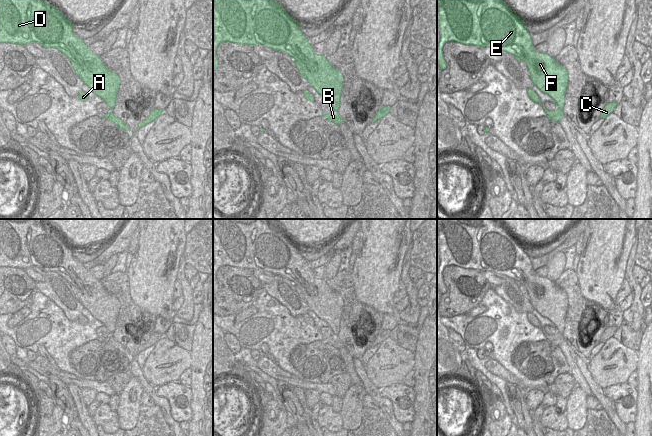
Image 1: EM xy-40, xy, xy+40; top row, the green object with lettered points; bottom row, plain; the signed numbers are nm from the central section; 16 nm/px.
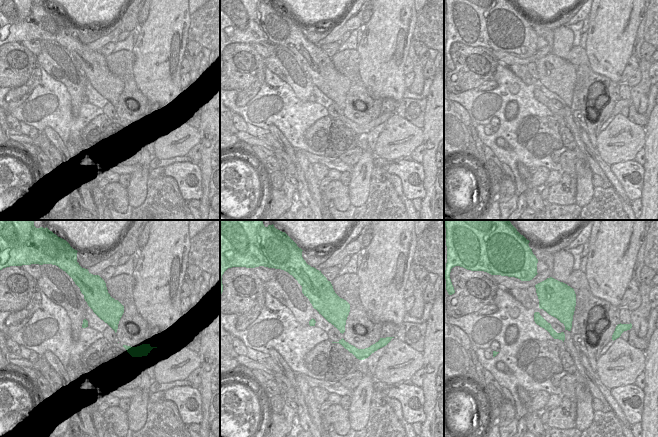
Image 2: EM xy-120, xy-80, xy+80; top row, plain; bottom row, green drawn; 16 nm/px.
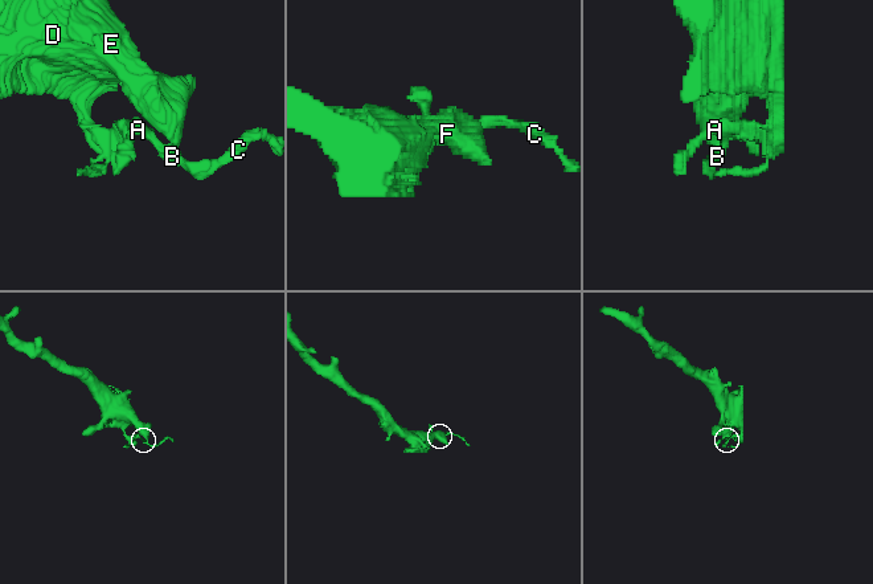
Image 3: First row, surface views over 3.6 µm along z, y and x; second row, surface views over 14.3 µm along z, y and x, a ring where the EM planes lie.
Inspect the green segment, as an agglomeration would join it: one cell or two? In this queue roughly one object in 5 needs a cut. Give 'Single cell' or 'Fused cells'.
Fused cells.

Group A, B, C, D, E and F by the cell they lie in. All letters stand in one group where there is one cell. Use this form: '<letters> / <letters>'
A B C / D E F

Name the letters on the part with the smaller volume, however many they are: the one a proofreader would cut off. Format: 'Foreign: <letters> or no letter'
Foreign: A, B, C.

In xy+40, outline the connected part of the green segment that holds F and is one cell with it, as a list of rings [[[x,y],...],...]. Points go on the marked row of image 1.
[[[437,0],[439,13],[440,40],[437,46],[437,62],[441,70],[447,64],[442,48],[446,42],[455,41],[480,48],[490,47],[505,51],[517,60],[526,63],[532,83],[549,95],[559,109],[563,109],[568,86],[566,68],[547,53],[539,53],[532,44],[531,34],[522,20],[503,0]]]

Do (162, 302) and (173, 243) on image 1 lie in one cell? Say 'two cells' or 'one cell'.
one cell

